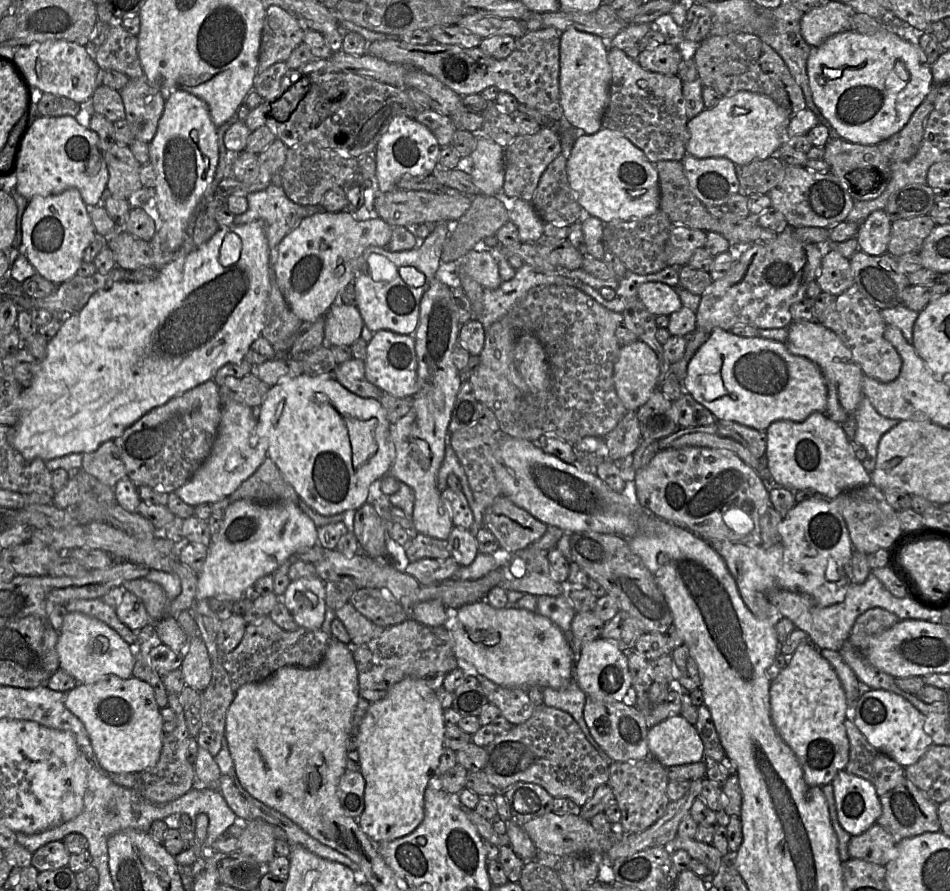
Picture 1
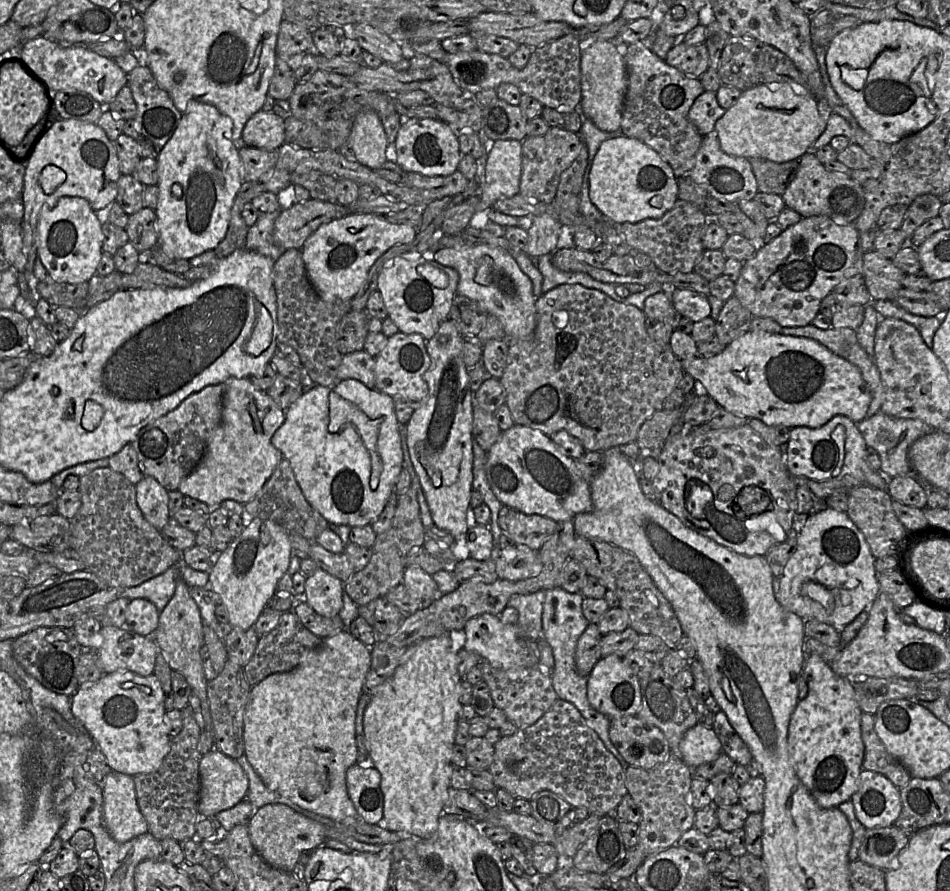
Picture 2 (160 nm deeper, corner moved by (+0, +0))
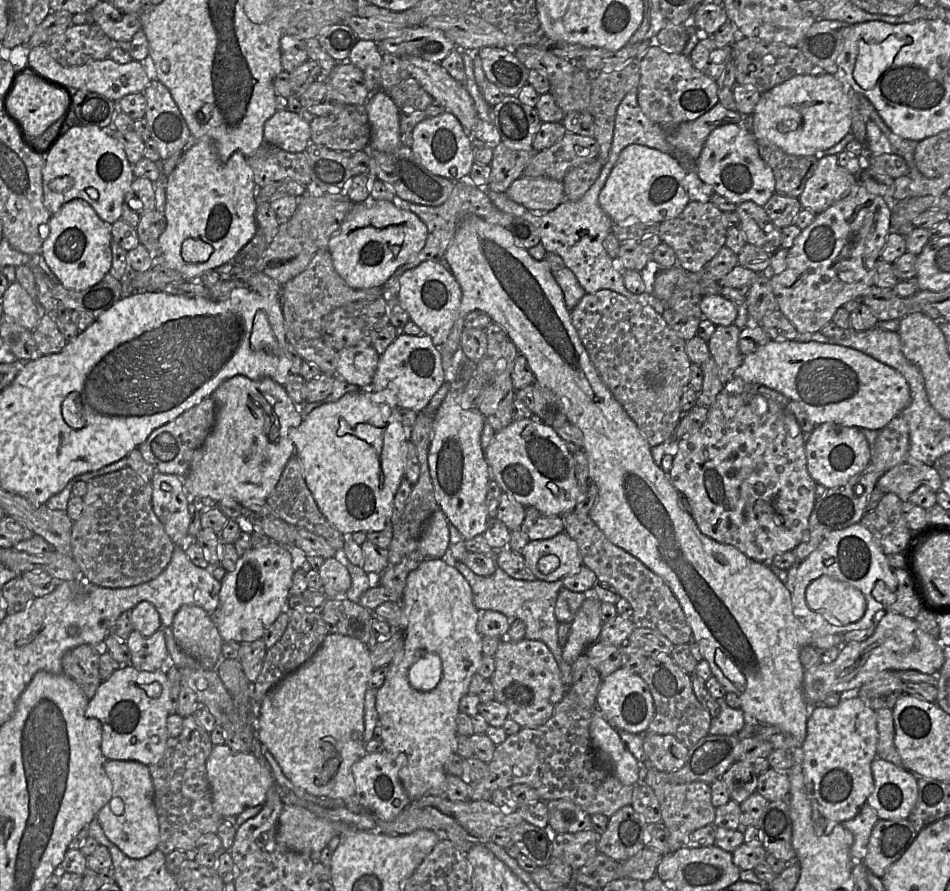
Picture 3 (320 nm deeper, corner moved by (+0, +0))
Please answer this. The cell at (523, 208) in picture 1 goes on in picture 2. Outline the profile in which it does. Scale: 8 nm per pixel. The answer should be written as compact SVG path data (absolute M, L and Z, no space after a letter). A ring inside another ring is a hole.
M550 214L532 217L532 224L527 230L529 241L526 253L532 259L552 254L557 248L562 224Z

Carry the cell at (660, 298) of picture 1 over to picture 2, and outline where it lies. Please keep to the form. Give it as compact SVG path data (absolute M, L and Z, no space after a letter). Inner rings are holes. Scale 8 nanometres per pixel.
M674 288L669 290L675 310L692 322L710 317L711 305L708 298L693 290Z

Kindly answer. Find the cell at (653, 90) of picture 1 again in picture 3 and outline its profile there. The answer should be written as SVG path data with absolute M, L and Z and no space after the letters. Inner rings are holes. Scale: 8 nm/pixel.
M661 45L648 48L641 59L637 98L643 113L665 131L672 132L682 122L700 117L719 102L719 85L697 70L690 58L671 53Z

